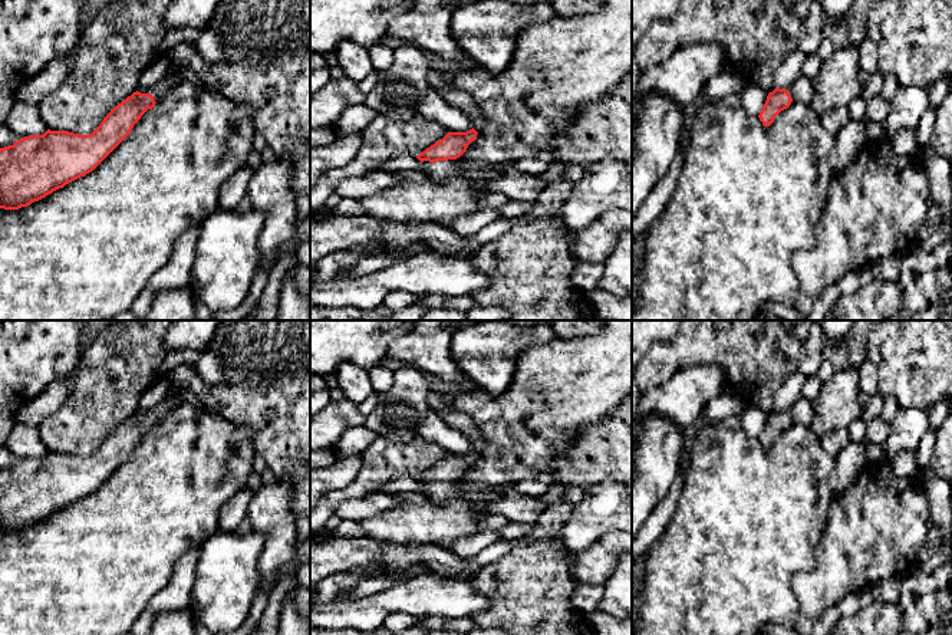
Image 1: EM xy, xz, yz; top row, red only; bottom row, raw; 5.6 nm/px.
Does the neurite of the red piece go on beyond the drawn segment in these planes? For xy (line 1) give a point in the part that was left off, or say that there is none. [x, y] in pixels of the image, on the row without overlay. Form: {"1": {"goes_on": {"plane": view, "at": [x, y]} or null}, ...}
{"1": {"goes_on": {"plane": "xy", "at": [168, 401]}}}

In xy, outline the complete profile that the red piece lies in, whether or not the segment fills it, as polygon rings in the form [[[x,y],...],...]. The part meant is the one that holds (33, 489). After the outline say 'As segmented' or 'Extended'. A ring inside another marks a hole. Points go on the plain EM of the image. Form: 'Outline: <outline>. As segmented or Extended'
Outline: [[[169,385],[168,394],[152,408],[149,415],[134,414],[118,425],[89,457],[47,451],[43,457],[24,458],[13,467],[0,470],[0,530],[27,529],[92,494],[131,455],[141,438],[179,404],[175,394],[182,388],[187,386]]]. Extended

